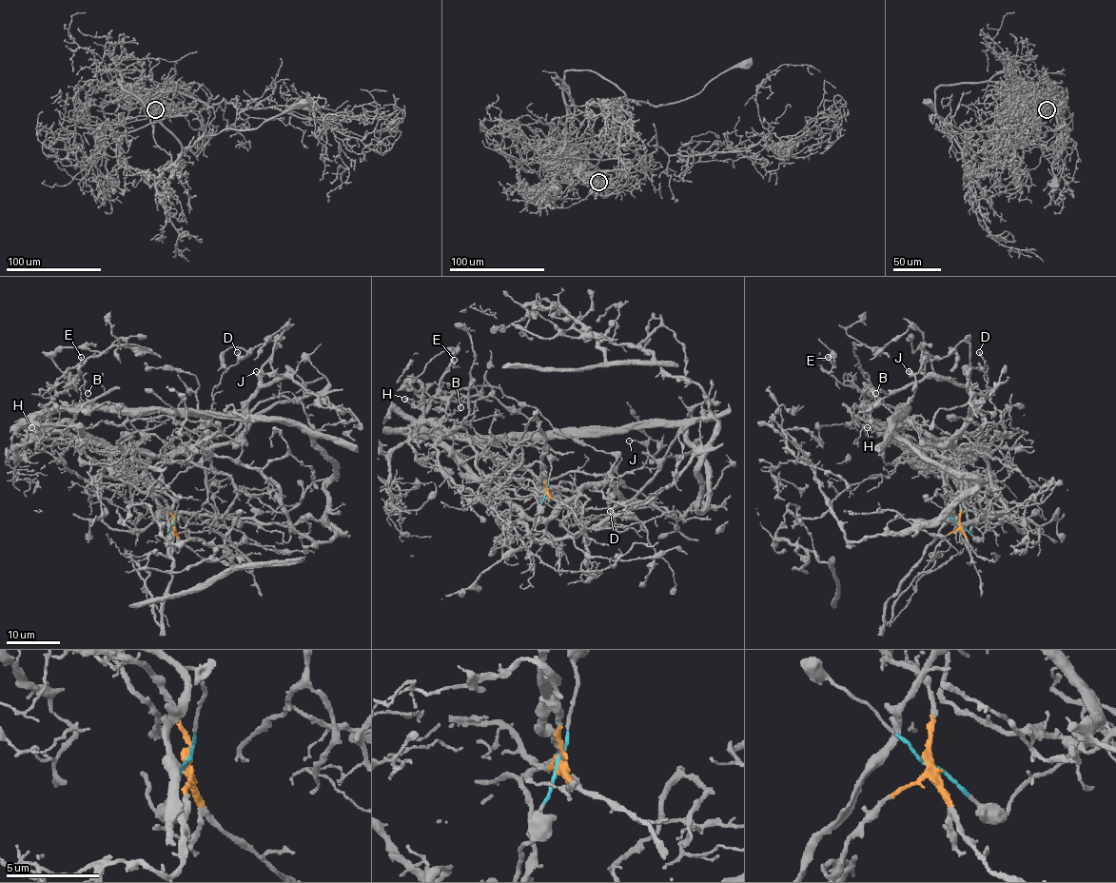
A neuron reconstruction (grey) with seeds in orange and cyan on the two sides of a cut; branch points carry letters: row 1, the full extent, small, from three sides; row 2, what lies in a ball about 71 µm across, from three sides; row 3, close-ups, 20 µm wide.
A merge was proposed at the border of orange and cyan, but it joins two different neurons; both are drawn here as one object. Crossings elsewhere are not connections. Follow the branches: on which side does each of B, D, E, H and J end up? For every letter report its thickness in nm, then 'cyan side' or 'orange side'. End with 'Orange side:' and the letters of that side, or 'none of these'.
B: 80 nm | orange side
D: 160 nm | orange side
E: 200 nm | orange side
H: 160 nm | orange side
J: 130 nm | cyan side
Orange side: B, D, E, H

